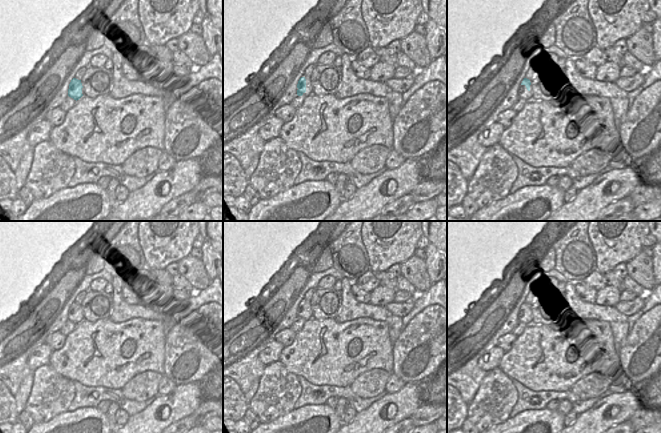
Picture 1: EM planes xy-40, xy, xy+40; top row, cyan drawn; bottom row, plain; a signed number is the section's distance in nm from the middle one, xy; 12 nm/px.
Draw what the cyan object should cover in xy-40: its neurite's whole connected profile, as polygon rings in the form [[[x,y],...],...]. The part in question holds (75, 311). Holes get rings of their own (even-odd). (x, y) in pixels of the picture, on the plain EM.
[[[73,302],[69,308],[68,320],[76,325],[79,324],[83,320],[82,312],[81,304]]]

